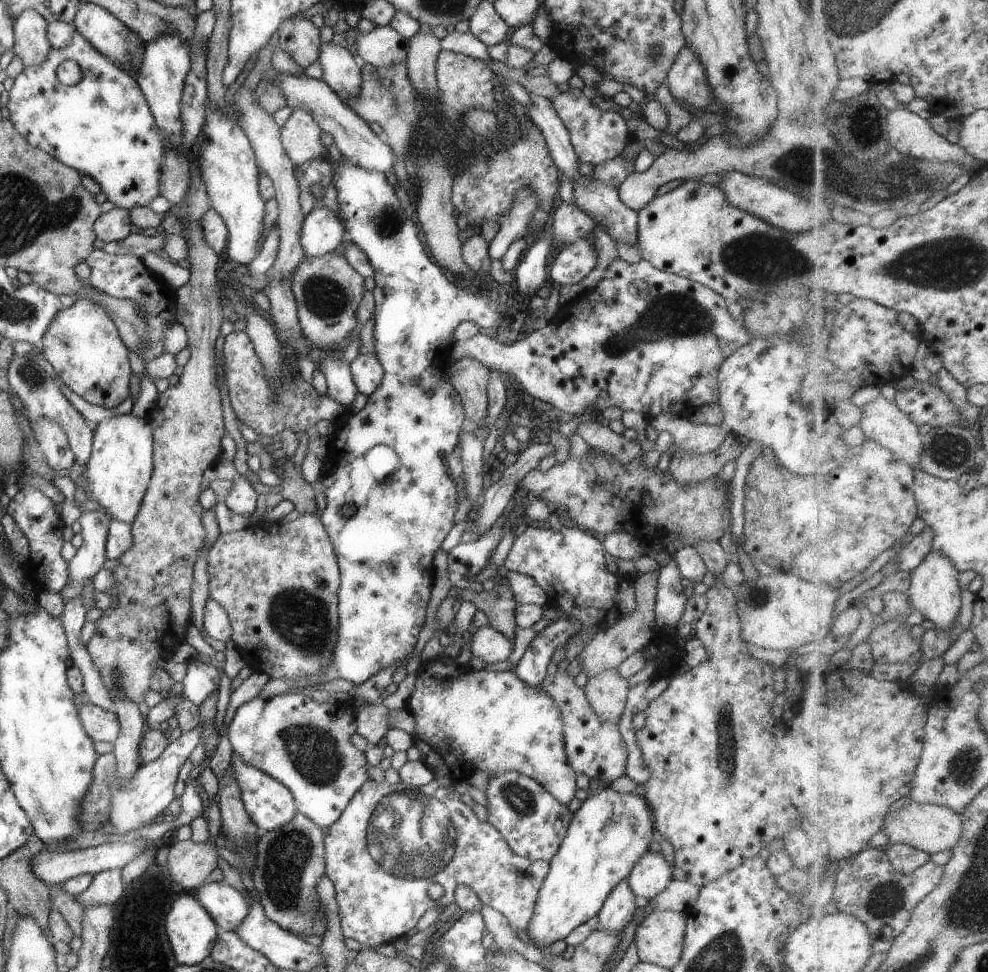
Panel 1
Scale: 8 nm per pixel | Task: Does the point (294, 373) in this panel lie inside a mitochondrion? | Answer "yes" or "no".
no

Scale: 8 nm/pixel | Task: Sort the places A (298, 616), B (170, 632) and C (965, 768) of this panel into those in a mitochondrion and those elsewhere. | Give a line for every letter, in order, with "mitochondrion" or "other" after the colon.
A: mitochondrion
B: other
C: mitochondrion

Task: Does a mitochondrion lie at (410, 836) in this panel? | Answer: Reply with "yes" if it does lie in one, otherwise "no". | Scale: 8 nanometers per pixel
yes

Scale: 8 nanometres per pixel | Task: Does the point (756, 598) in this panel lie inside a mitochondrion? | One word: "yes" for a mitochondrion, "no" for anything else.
yes

